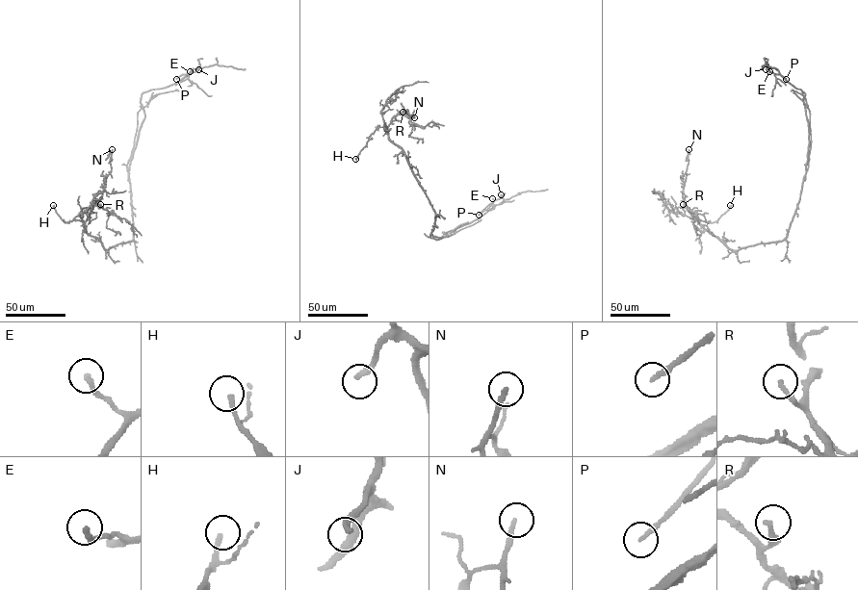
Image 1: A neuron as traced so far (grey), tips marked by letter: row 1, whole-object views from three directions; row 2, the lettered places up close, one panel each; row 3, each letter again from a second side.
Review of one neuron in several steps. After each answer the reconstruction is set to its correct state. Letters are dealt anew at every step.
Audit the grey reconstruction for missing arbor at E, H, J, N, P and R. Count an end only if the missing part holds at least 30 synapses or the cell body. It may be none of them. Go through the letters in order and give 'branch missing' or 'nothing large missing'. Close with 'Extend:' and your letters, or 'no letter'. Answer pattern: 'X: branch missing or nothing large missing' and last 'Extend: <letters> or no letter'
E: nothing large missing
H: branch missing
J: branch missing
N: nothing large missing
P: branch missing
R: nothing large missing
Extend: H, J, P

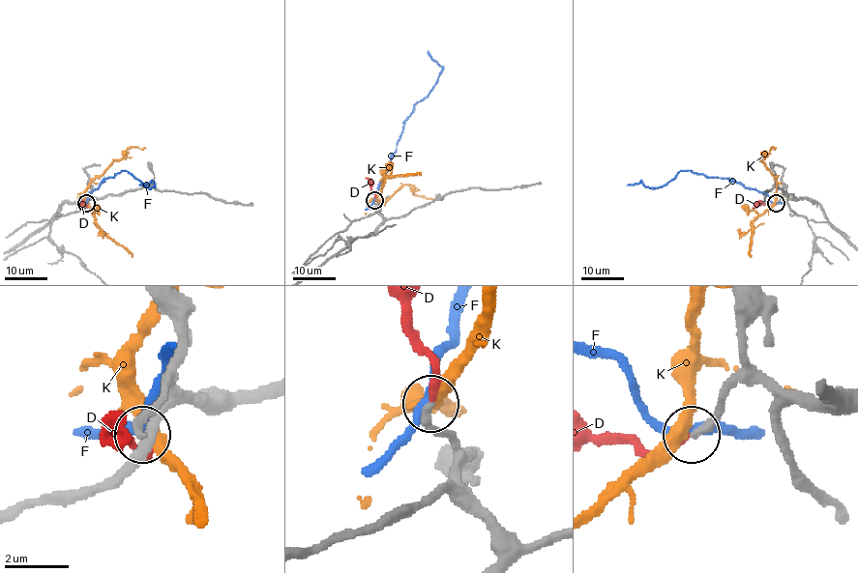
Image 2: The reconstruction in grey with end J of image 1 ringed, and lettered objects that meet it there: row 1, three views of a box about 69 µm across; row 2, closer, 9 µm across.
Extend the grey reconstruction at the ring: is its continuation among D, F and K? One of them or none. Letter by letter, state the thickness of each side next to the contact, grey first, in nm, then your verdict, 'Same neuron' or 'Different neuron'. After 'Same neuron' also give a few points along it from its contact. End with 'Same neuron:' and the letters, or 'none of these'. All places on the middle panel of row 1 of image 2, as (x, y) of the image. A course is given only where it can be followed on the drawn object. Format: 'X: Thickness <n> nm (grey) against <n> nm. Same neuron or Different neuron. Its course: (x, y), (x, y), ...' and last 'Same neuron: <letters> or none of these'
D: Thickness 260 nm (grey) against 240 nm. Same neuron. Its course: (374, 200), (371, 183), (365, 178)
F: Thickness 280 nm (grey) against 280 nm. Different neuron
K: Thickness 240 nm (grey) against 400 nm. Different neuron
Same neuron: D

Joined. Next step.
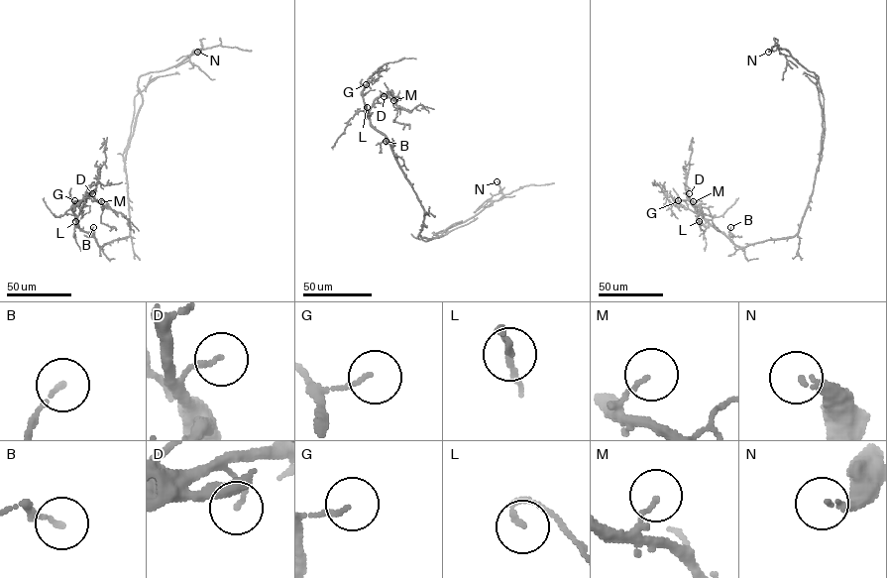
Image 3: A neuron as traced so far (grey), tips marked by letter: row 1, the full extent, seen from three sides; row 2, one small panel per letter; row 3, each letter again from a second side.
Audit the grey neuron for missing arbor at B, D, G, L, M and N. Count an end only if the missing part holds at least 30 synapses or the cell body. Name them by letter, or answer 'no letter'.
N

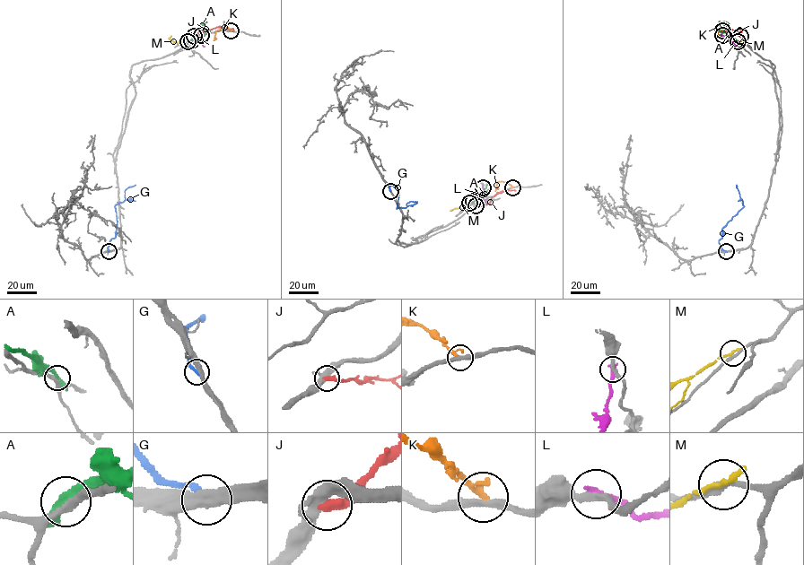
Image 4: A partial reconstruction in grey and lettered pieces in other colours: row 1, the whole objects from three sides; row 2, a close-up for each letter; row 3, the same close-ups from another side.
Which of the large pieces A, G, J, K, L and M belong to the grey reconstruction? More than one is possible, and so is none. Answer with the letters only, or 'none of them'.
none of them

